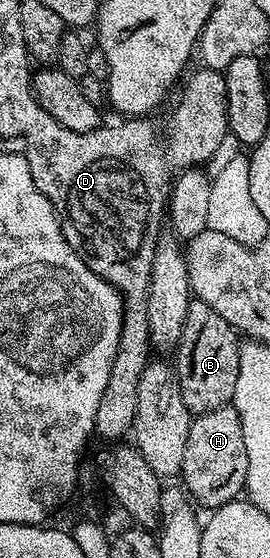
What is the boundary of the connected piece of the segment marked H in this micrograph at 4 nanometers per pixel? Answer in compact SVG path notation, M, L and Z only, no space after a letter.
M227 405L193 416L180 472L180 480L187 493L205 509L223 507L245 492L247 477L248 449L244 449L244 429L235 407Z

